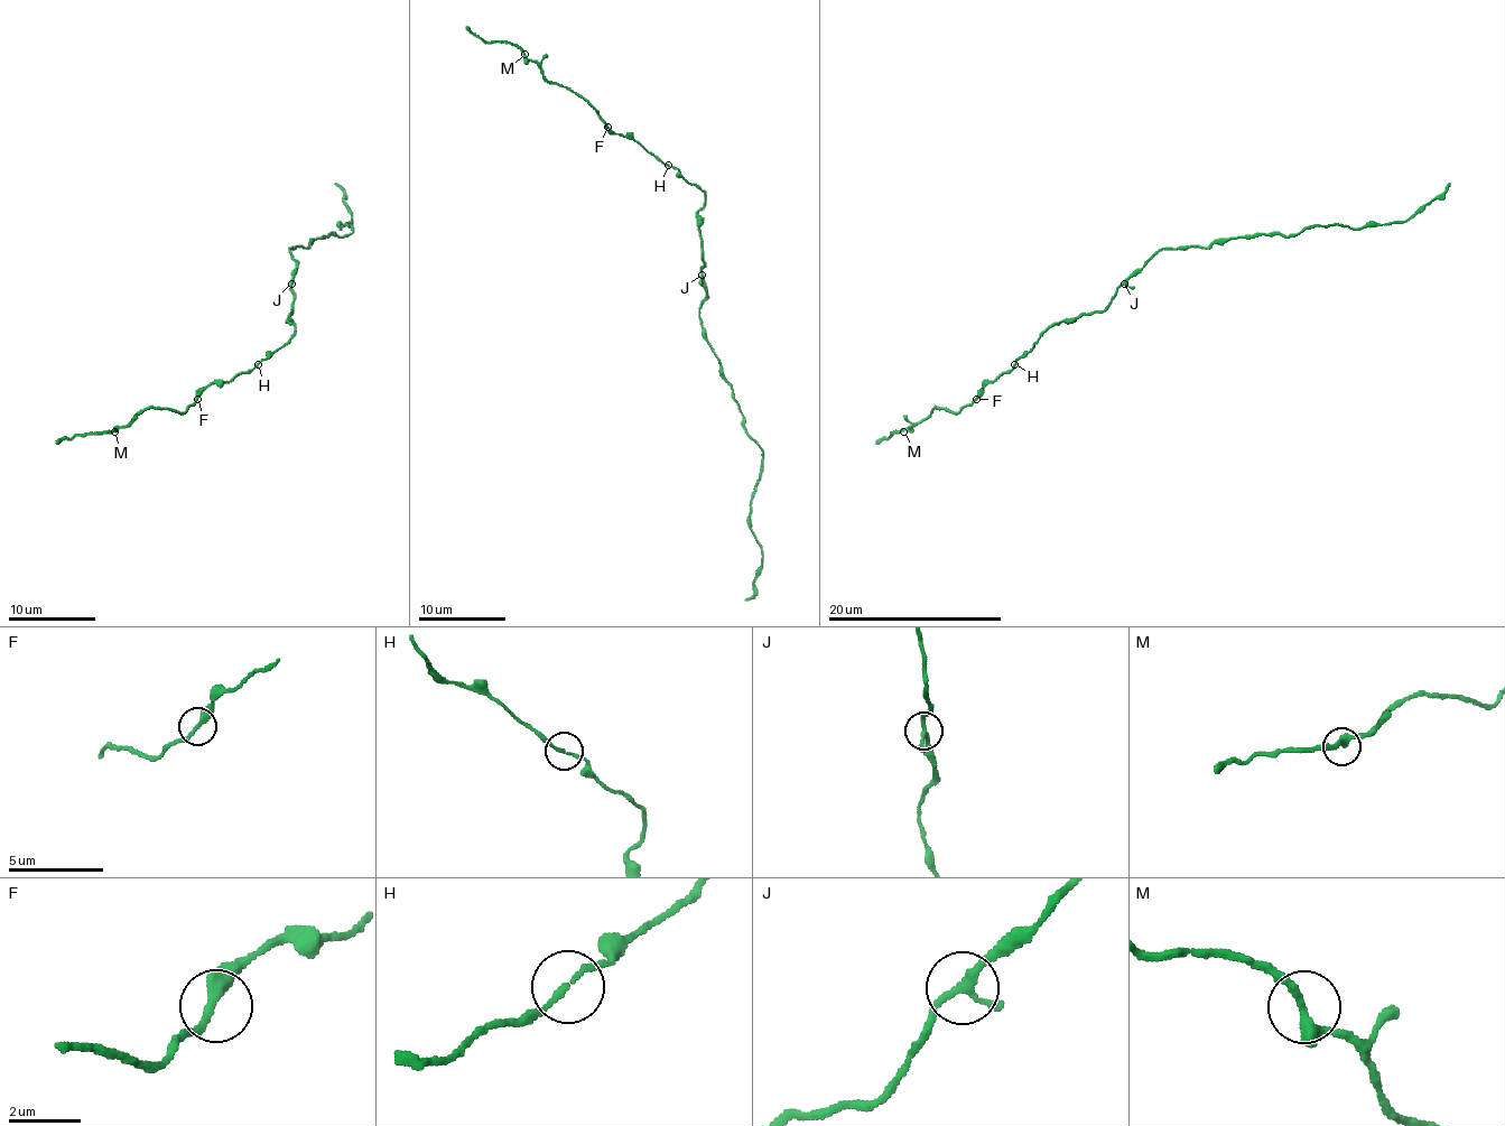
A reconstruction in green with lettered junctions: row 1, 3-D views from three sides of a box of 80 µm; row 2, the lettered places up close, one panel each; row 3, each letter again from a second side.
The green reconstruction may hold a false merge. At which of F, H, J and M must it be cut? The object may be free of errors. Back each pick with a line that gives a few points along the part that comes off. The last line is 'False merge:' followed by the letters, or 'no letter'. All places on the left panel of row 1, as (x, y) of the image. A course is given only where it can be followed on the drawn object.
J: foreign part runs (291, 282), (291, 248), (353, 230), (346, 224), (340, 228), (351, 222), (351, 211), (335, 182)
False merge: J

